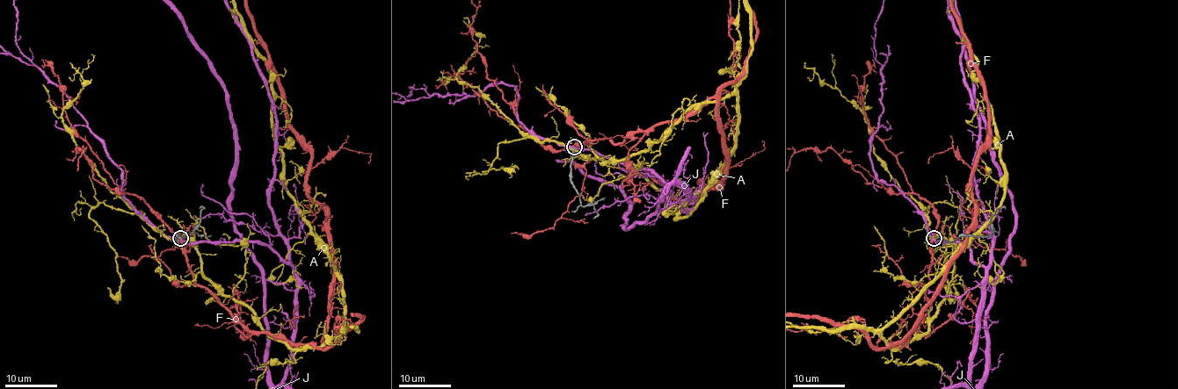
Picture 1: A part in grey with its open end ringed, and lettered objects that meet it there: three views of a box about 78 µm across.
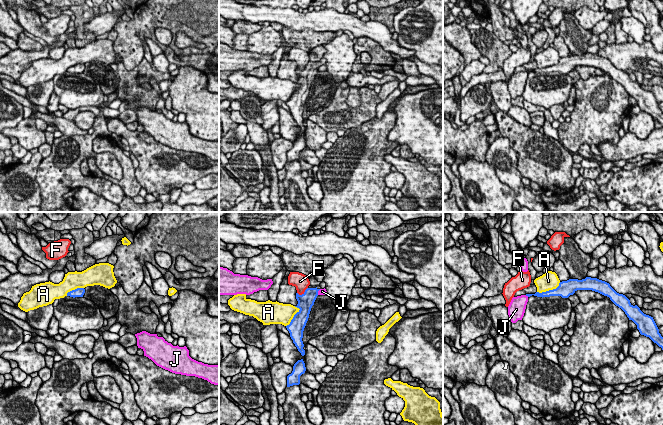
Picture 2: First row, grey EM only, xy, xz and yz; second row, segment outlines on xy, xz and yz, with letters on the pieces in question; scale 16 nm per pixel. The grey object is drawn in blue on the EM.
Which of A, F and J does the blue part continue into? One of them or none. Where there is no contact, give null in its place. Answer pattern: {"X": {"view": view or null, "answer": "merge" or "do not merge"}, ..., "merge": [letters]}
{"A": {"view": "yz", "answer": "do not merge"}, "F": {"view": "xz", "answer": "do not merge"}, "J": {"view": "yz", "answer": "do not merge"}, "merge": []}

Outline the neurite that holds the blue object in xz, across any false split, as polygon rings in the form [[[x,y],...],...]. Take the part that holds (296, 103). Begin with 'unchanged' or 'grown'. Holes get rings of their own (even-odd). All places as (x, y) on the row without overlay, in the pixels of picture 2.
grown; [[[310,50],[308,55],[311,63],[307,64],[302,71],[296,69],[298,80],[295,83],[300,86],[294,91],[290,100],[286,102],[293,119],[302,132],[305,131],[305,126],[303,125],[304,120],[302,117],[303,107],[308,97],[311,84],[318,72],[318,67],[321,65],[321,58],[318,58],[313,51]]]

